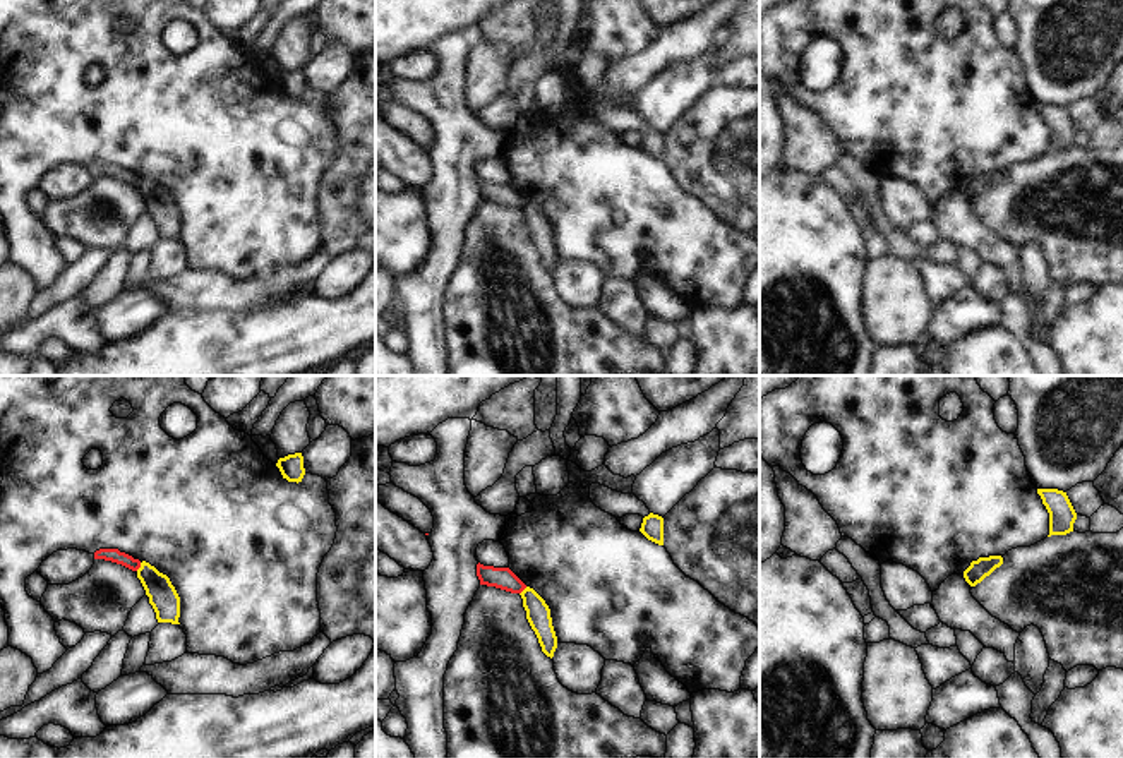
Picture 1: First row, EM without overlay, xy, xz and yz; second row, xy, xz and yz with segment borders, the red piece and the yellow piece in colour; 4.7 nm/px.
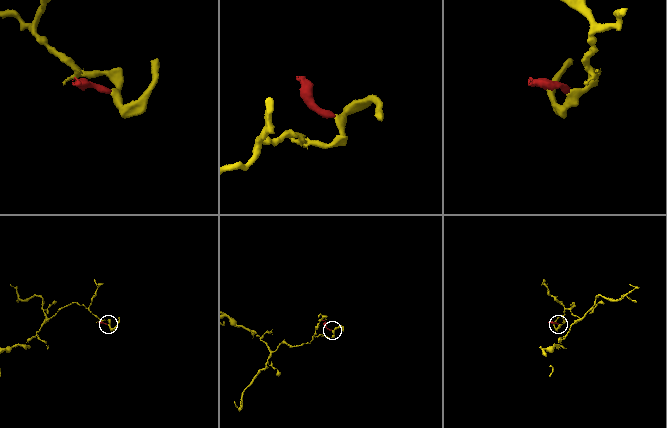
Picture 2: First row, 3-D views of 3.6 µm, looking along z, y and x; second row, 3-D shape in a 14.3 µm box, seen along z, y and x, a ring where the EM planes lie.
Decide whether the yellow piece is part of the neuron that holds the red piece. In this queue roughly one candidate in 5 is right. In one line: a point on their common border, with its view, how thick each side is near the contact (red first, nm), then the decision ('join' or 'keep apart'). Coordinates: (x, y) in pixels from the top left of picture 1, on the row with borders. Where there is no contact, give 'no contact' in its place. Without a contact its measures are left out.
contact xy (139, 566); calibres 60 and 140 nm; keep apart

